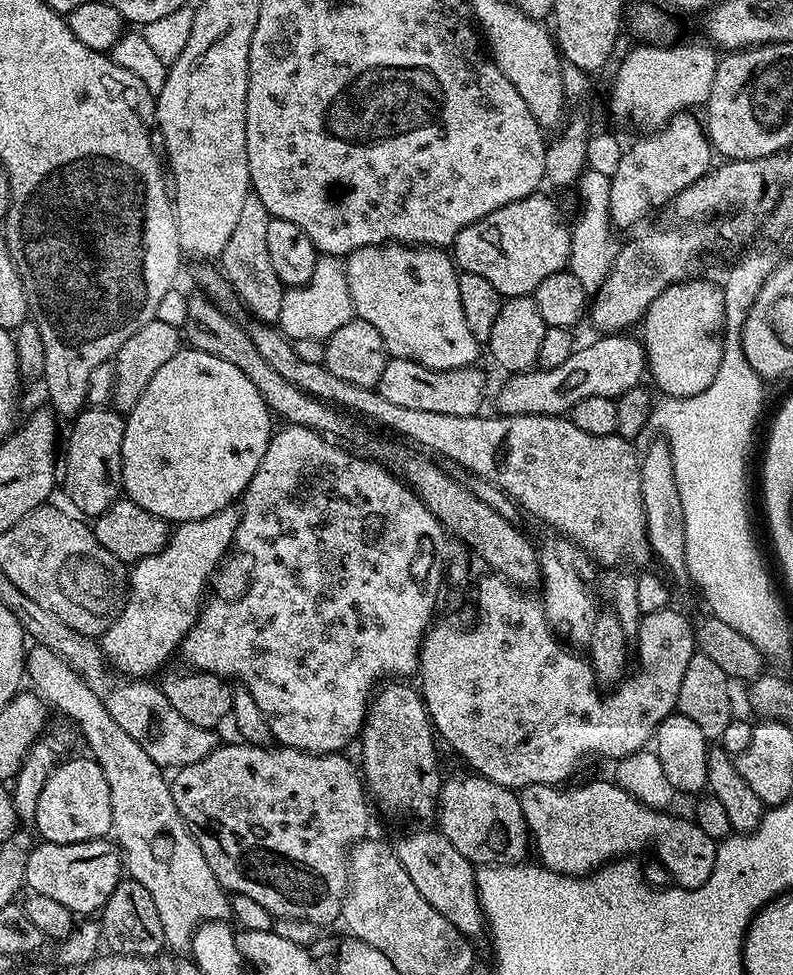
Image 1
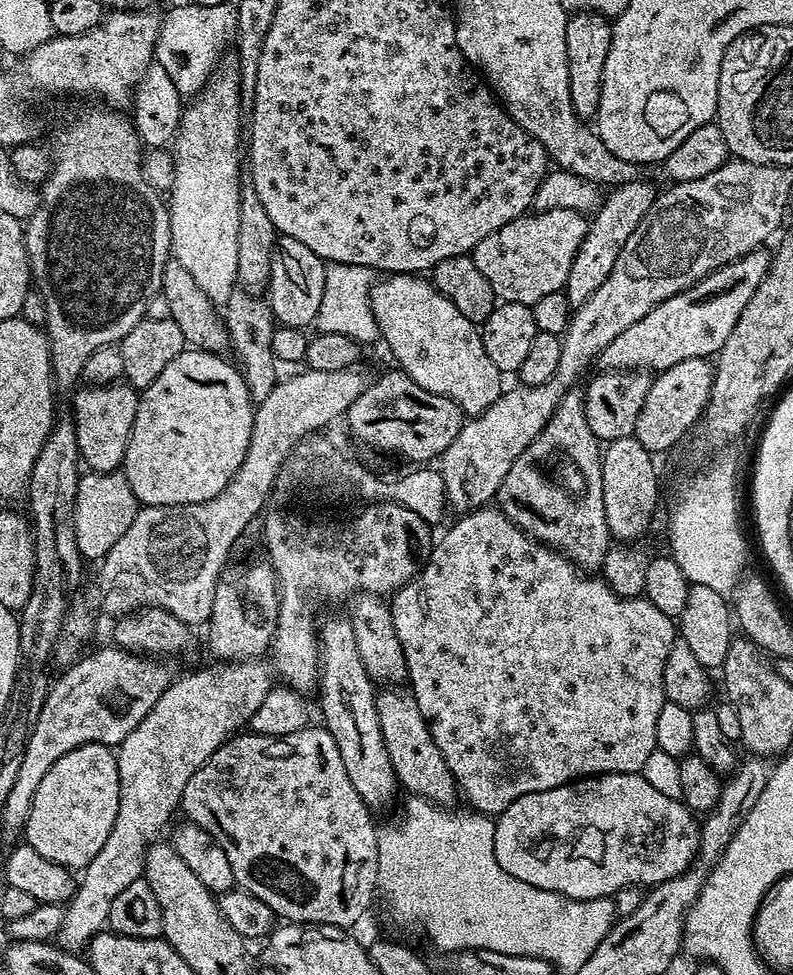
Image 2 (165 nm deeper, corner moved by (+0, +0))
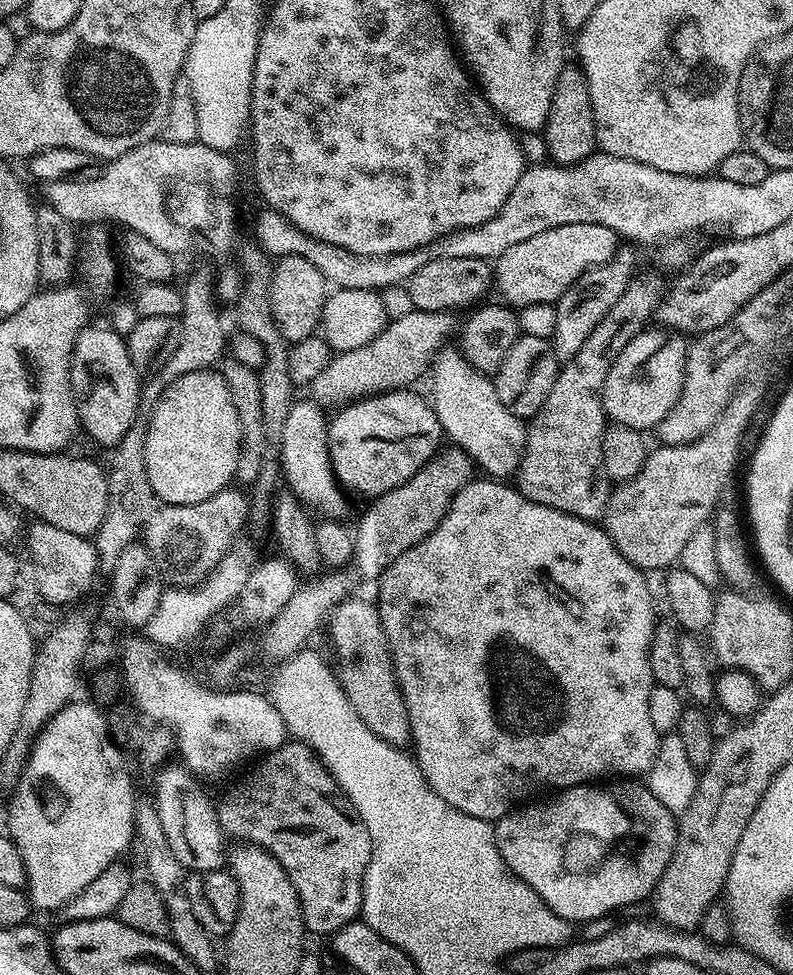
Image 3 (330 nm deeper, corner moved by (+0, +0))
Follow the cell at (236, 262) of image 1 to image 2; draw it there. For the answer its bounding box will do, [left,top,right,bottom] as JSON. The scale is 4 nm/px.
[222,290,278,405]

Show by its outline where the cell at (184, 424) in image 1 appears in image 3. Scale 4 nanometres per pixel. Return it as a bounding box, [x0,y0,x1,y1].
[146,371,240,504]

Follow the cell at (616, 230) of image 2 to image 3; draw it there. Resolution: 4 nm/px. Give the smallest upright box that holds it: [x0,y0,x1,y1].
[551,246,637,362]

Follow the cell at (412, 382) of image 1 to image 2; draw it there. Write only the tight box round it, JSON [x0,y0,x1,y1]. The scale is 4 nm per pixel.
[346,370,466,466]

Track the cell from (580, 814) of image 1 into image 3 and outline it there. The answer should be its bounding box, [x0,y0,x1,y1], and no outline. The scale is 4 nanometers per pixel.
[495,782,678,922]

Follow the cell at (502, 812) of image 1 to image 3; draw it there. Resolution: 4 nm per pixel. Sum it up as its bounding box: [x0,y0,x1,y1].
[326,599,411,746]

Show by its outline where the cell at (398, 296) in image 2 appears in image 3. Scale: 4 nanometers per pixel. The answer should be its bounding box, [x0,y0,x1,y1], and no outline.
[431,346,528,478]

